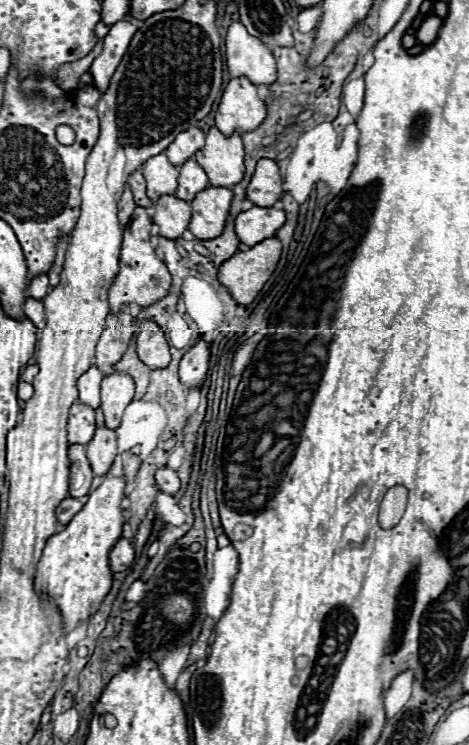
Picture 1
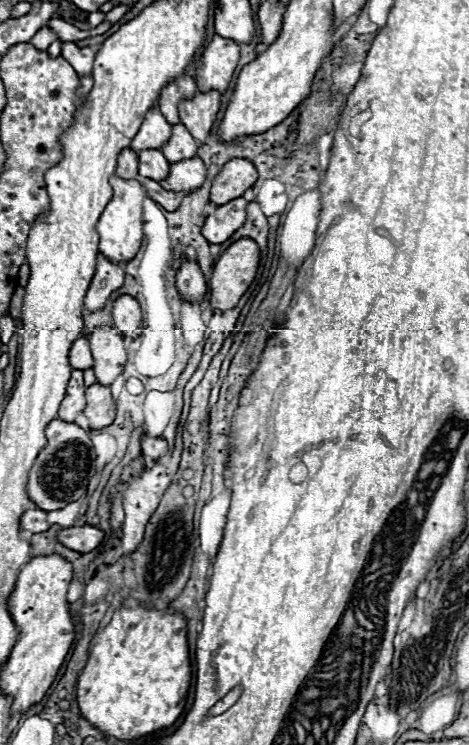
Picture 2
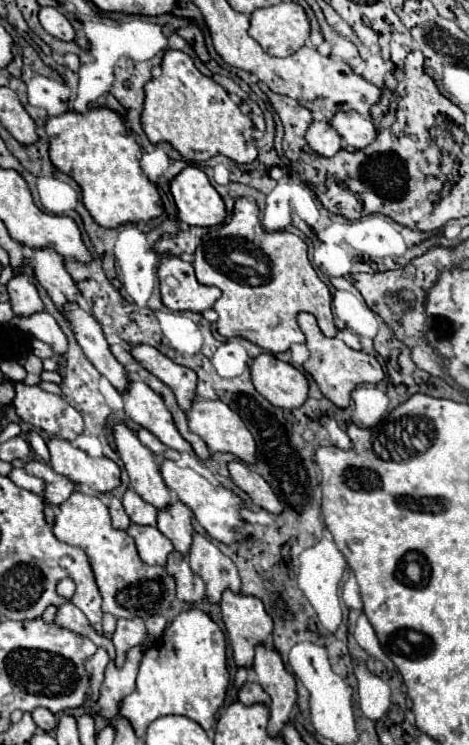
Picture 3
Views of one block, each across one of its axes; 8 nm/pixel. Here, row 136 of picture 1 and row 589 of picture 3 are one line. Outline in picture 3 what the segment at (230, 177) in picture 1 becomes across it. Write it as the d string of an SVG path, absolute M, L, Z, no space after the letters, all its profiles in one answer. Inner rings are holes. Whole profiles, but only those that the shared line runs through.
M194 534L188 562L194 574L200 576L206 584L208 602L218 604L224 590L232 590L234 594L240 592L240 576L234 562L204 536Z

